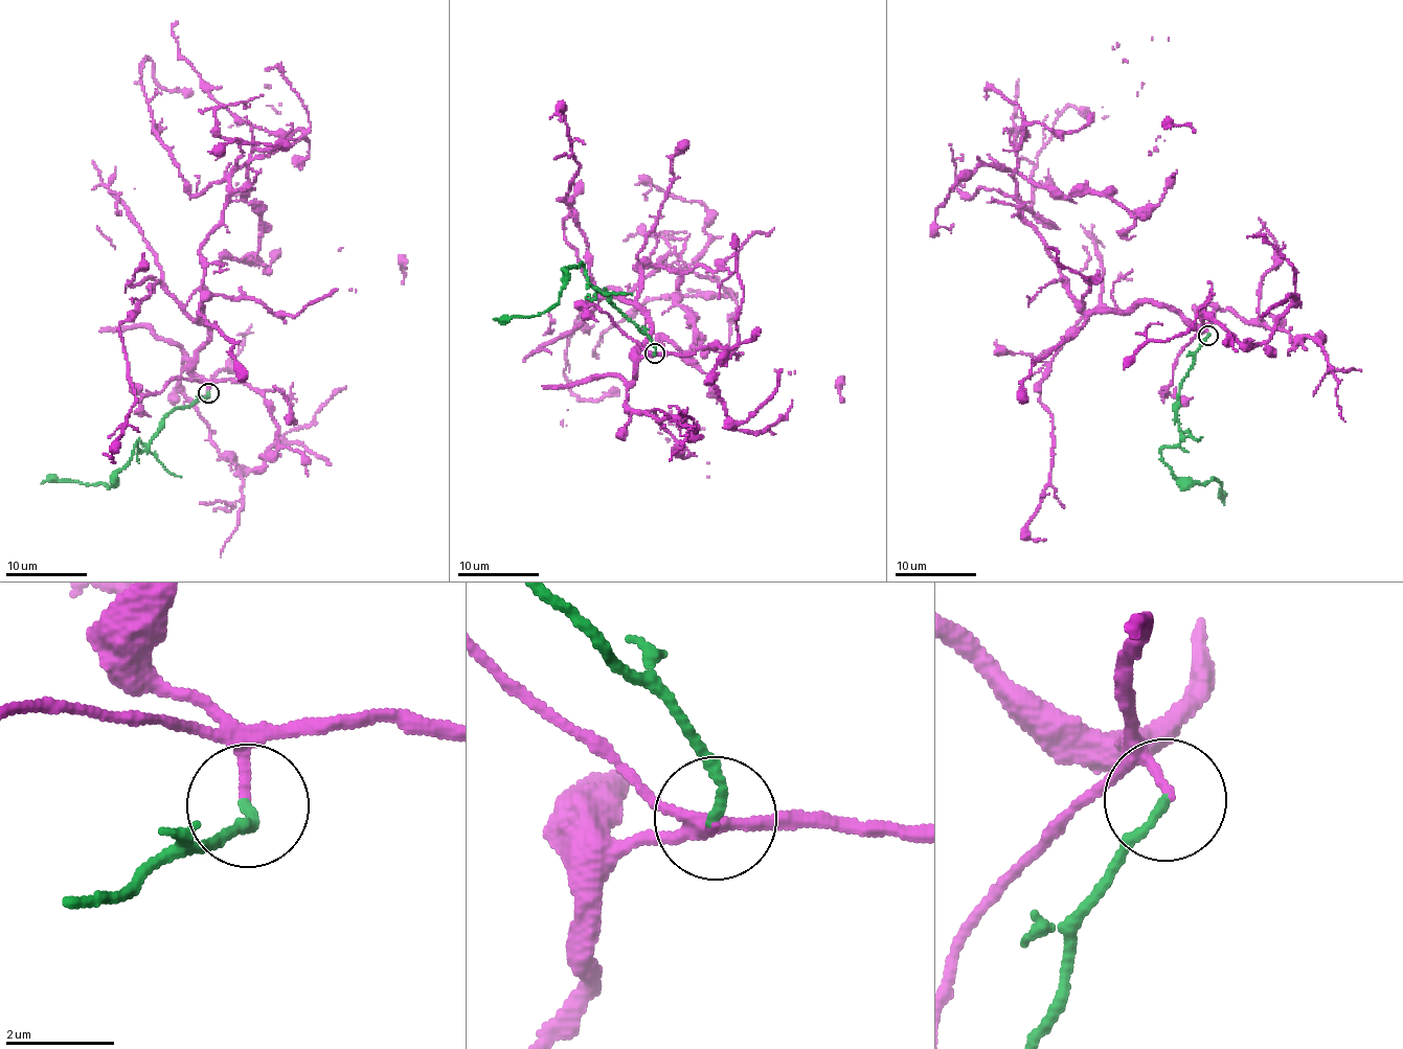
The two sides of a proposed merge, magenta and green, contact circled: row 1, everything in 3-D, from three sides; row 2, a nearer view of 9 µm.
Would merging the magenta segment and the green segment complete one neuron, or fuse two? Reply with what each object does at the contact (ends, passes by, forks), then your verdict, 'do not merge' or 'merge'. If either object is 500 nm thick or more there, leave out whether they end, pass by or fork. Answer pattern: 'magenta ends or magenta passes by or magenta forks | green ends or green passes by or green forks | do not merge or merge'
magenta ends | green ends | merge

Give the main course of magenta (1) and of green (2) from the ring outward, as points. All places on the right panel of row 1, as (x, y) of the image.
1: (1209, 335), (1158, 303), (1085, 311), (1023, 218), (1009, 175), (1145, 211), (1172, 177), (1170, 127), (1195, 132)
2: (1207, 335), (1177, 397), (1180, 440), (1166, 446), (1161, 458), (1178, 479), (1222, 484), (1224, 505)

